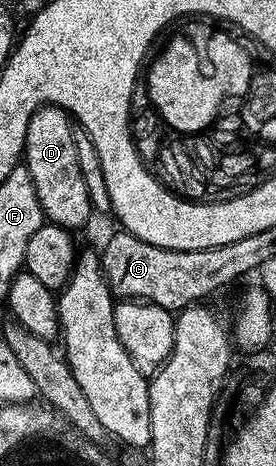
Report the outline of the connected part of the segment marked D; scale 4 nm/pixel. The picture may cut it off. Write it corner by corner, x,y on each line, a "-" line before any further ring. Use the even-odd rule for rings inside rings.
42,105
34,111
27,123
23,154
23,164
31,171
31,179
35,183
35,195
39,195
39,203
46,218
52,224
61,225
70,231
77,231
80,225
87,224
89,216
94,216
95,213
91,195
87,195
87,183
83,183
83,171
79,171
79,155
75,151
73,138
74,128
74,122
64,109
60,109
58,105

